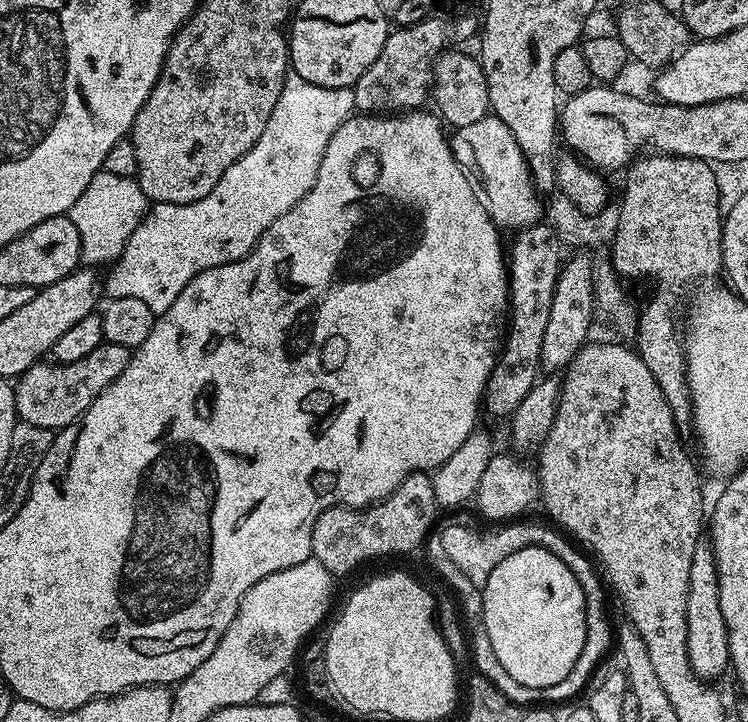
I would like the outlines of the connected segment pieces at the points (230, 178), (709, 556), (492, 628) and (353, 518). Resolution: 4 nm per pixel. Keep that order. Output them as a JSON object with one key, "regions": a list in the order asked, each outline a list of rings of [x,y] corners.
{"regions":[[[[289,71],[278,106],[274,106],[274,114],[258,142],[254,142],[250,151],[242,154],[242,158],[238,158],[238,162],[234,162],[234,166],[218,178],[218,186],[214,186],[206,198],[198,198],[198,202],[189,204],[152,204],[138,230],[130,234],[130,242],[126,242],[122,254],[107,269],[108,277],[102,280],[103,295],[105,292],[108,300],[142,298],[152,313],[159,314],[174,306],[174,298],[186,290],[186,282],[202,274],[202,270],[246,258],[265,230],[312,189],[318,178],[318,166],[322,166],[322,158],[326,154],[326,146],[330,146],[330,138],[334,138],[334,130],[338,130],[338,126],[353,115],[355,106],[352,88],[314,86],[314,82],[306,82],[306,78]]],[[[701,538],[696,541],[690,558],[690,590],[686,596],[686,650],[690,666],[699,680],[716,682],[730,668],[728,659],[728,627],[722,618],[718,594],[718,570],[711,543]]],[[[527,548],[518,550],[518,554],[510,554],[503,562],[498,562],[482,589],[484,598],[484,625],[490,638],[490,646],[494,646],[494,654],[498,662],[502,662],[502,670],[527,688],[549,688],[558,686],[570,670],[574,670],[574,662],[578,662],[578,654],[582,654],[582,646],[586,642],[586,610],[582,586],[578,586],[578,578],[550,550],[545,548]]],[[[414,472],[405,478],[385,500],[369,507],[359,509],[337,506],[327,508],[325,512],[318,514],[312,531],[311,559],[322,562],[322,566],[326,566],[326,570],[332,577],[340,578],[347,572],[354,571],[359,564],[364,564],[367,560],[376,560],[379,556],[400,556],[403,552],[412,552],[427,538],[428,531],[431,530],[432,523],[436,520],[436,512],[438,513],[438,505],[434,498],[431,475],[427,472]]]]}

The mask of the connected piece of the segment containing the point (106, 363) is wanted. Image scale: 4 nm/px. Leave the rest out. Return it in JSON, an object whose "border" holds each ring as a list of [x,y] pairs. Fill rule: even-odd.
{"border":[[[105,342],[76,362],[37,362],[15,381],[17,417],[30,426],[53,430],[68,428],[84,415],[94,398],[98,398],[98,394],[102,394],[102,390],[106,390],[122,370],[126,370],[131,357],[132,352],[126,346]]]}

